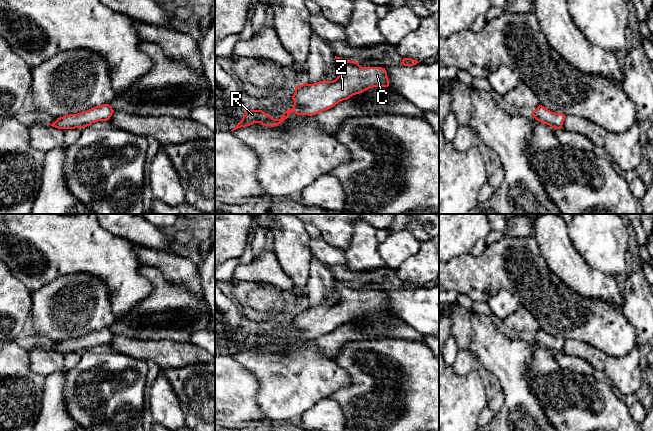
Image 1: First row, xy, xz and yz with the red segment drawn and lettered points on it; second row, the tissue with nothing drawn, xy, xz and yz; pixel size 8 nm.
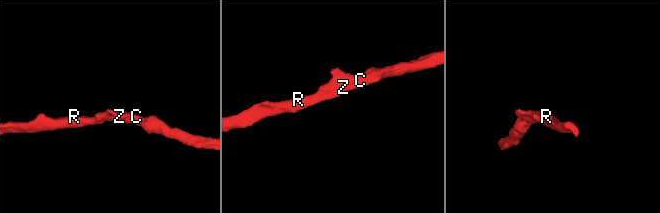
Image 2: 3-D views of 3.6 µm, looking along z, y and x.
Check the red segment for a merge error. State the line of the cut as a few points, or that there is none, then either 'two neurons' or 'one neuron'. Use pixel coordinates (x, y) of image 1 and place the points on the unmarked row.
no cut | one neuron

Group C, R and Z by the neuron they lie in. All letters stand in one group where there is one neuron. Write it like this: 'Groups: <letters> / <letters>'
Groups: C R Z

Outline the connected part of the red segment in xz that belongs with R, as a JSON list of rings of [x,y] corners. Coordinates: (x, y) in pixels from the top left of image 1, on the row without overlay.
[[[335,280],[335,289],[339,296],[335,304],[296,310],[292,320],[293,332],[285,335],[280,343],[274,343],[262,334],[249,334],[245,335],[242,344],[231,355],[254,347],[274,351],[284,346],[292,336],[297,339],[316,339],[372,311],[389,310],[385,292],[362,291],[358,286],[337,280]]]

